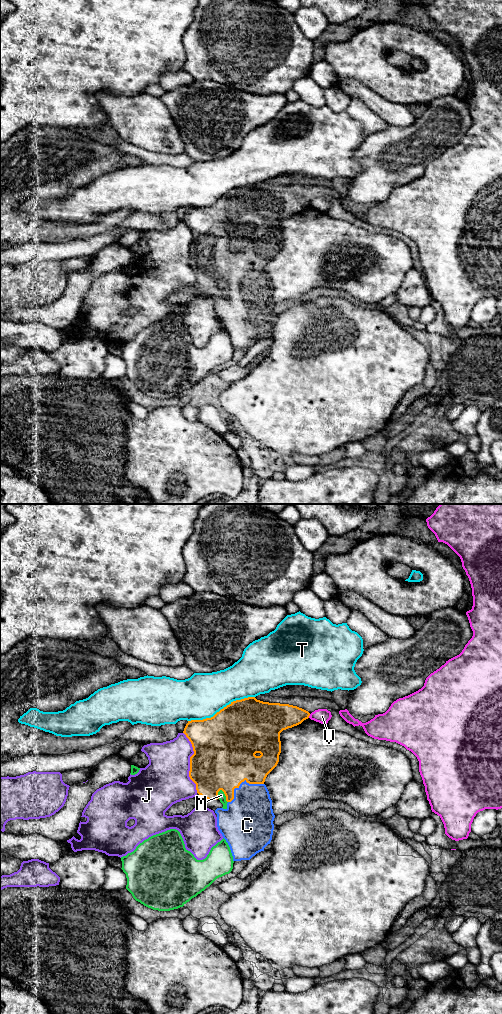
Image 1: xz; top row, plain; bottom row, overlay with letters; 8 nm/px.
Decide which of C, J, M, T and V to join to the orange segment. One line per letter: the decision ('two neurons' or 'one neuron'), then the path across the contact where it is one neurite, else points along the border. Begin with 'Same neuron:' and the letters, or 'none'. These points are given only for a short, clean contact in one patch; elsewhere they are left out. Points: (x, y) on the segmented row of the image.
Same neuron: C
C: one neuron
J: two neurons
M: two neurons
T: two neurons
V: two neurons

